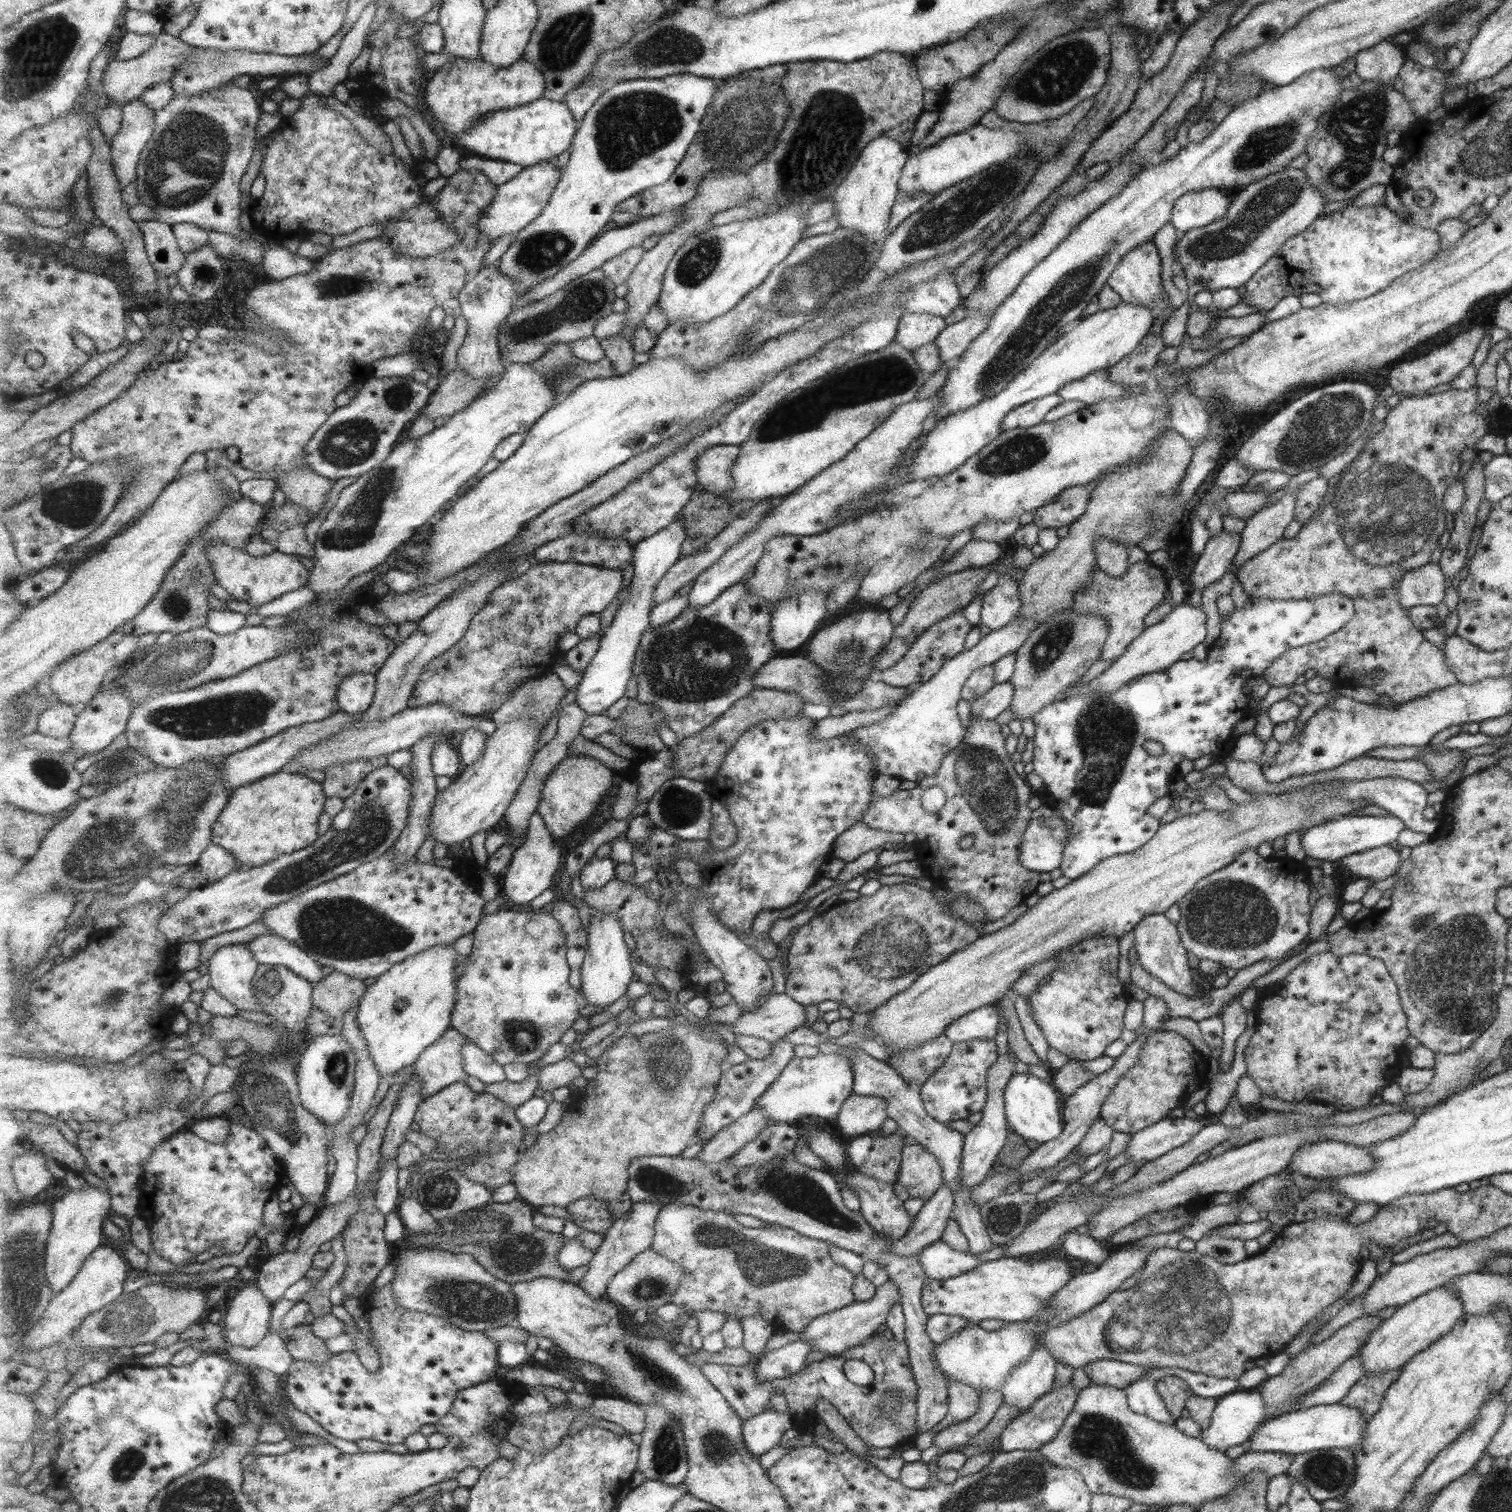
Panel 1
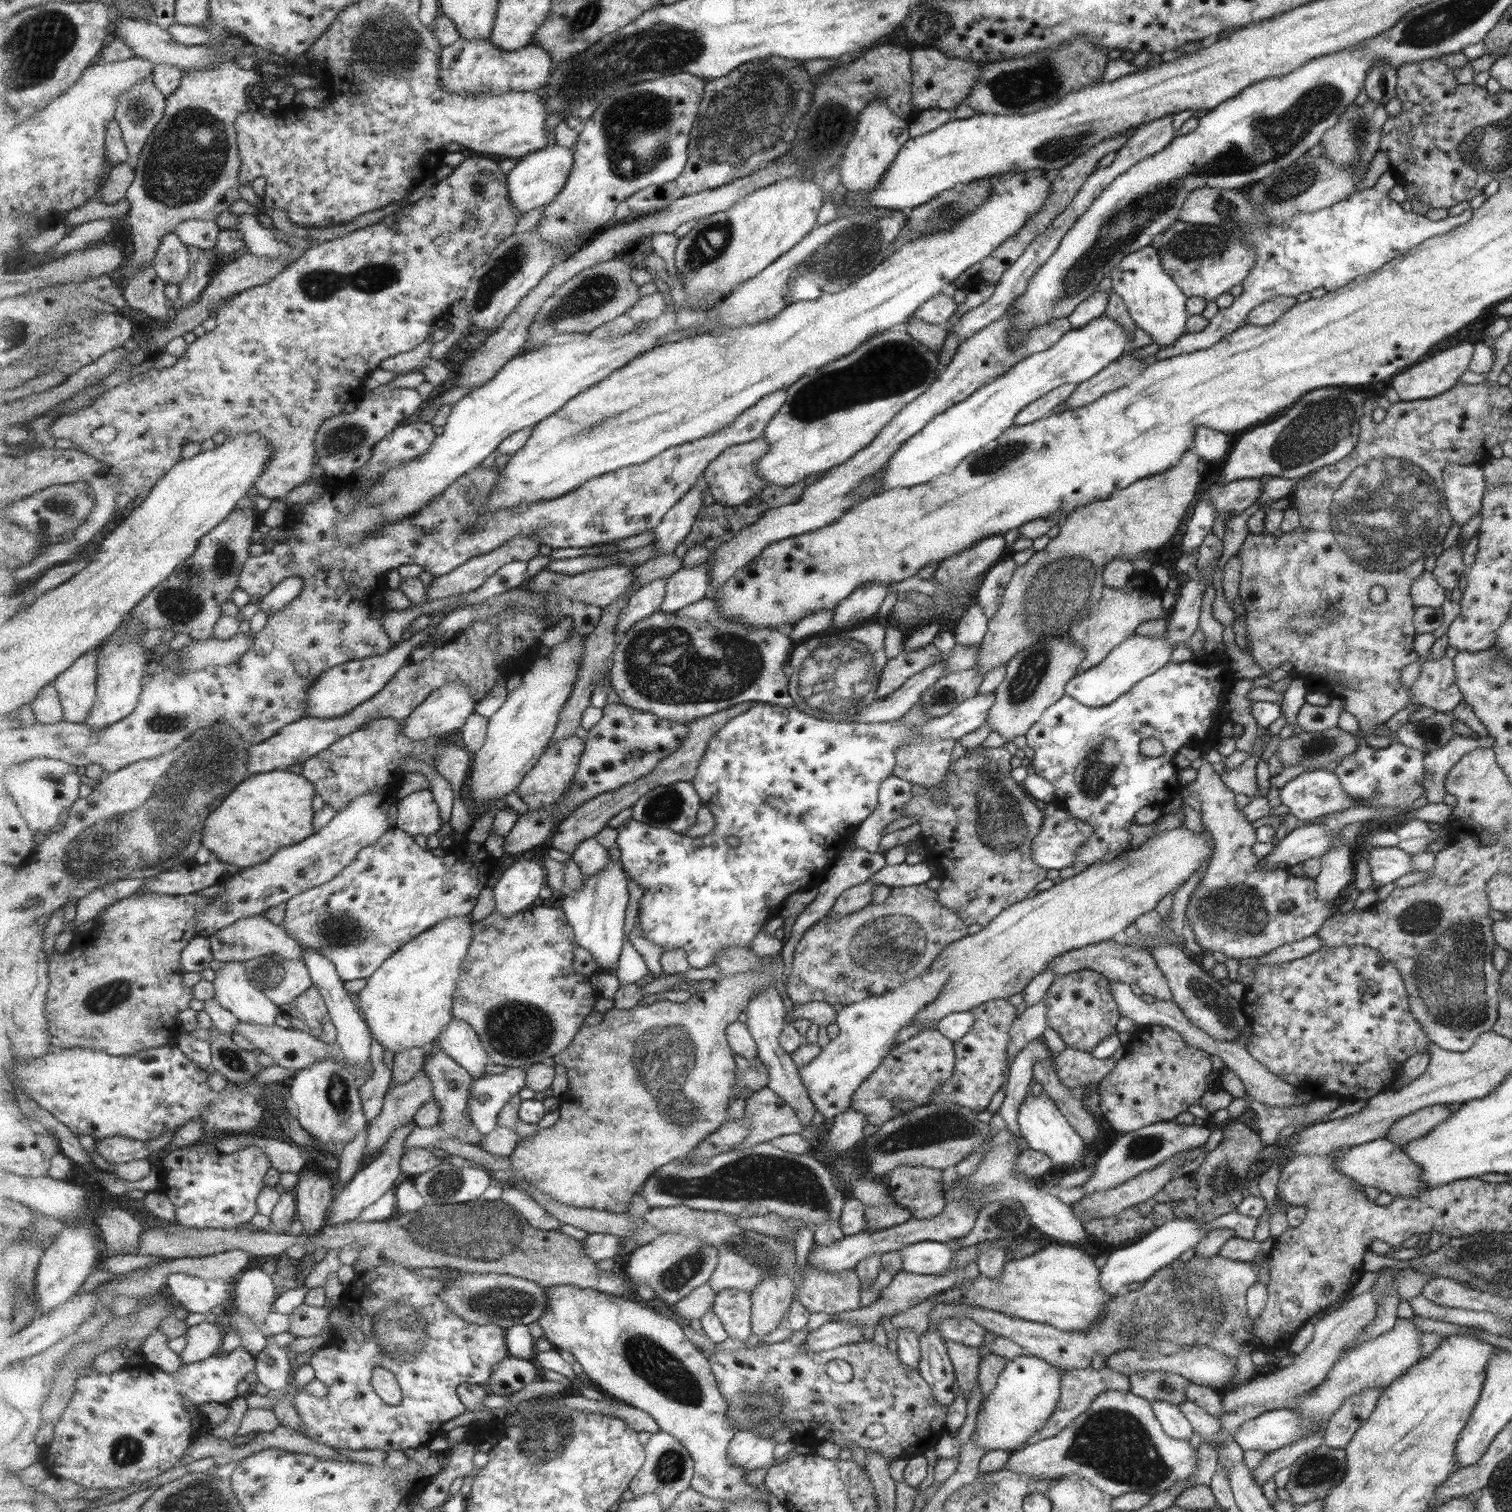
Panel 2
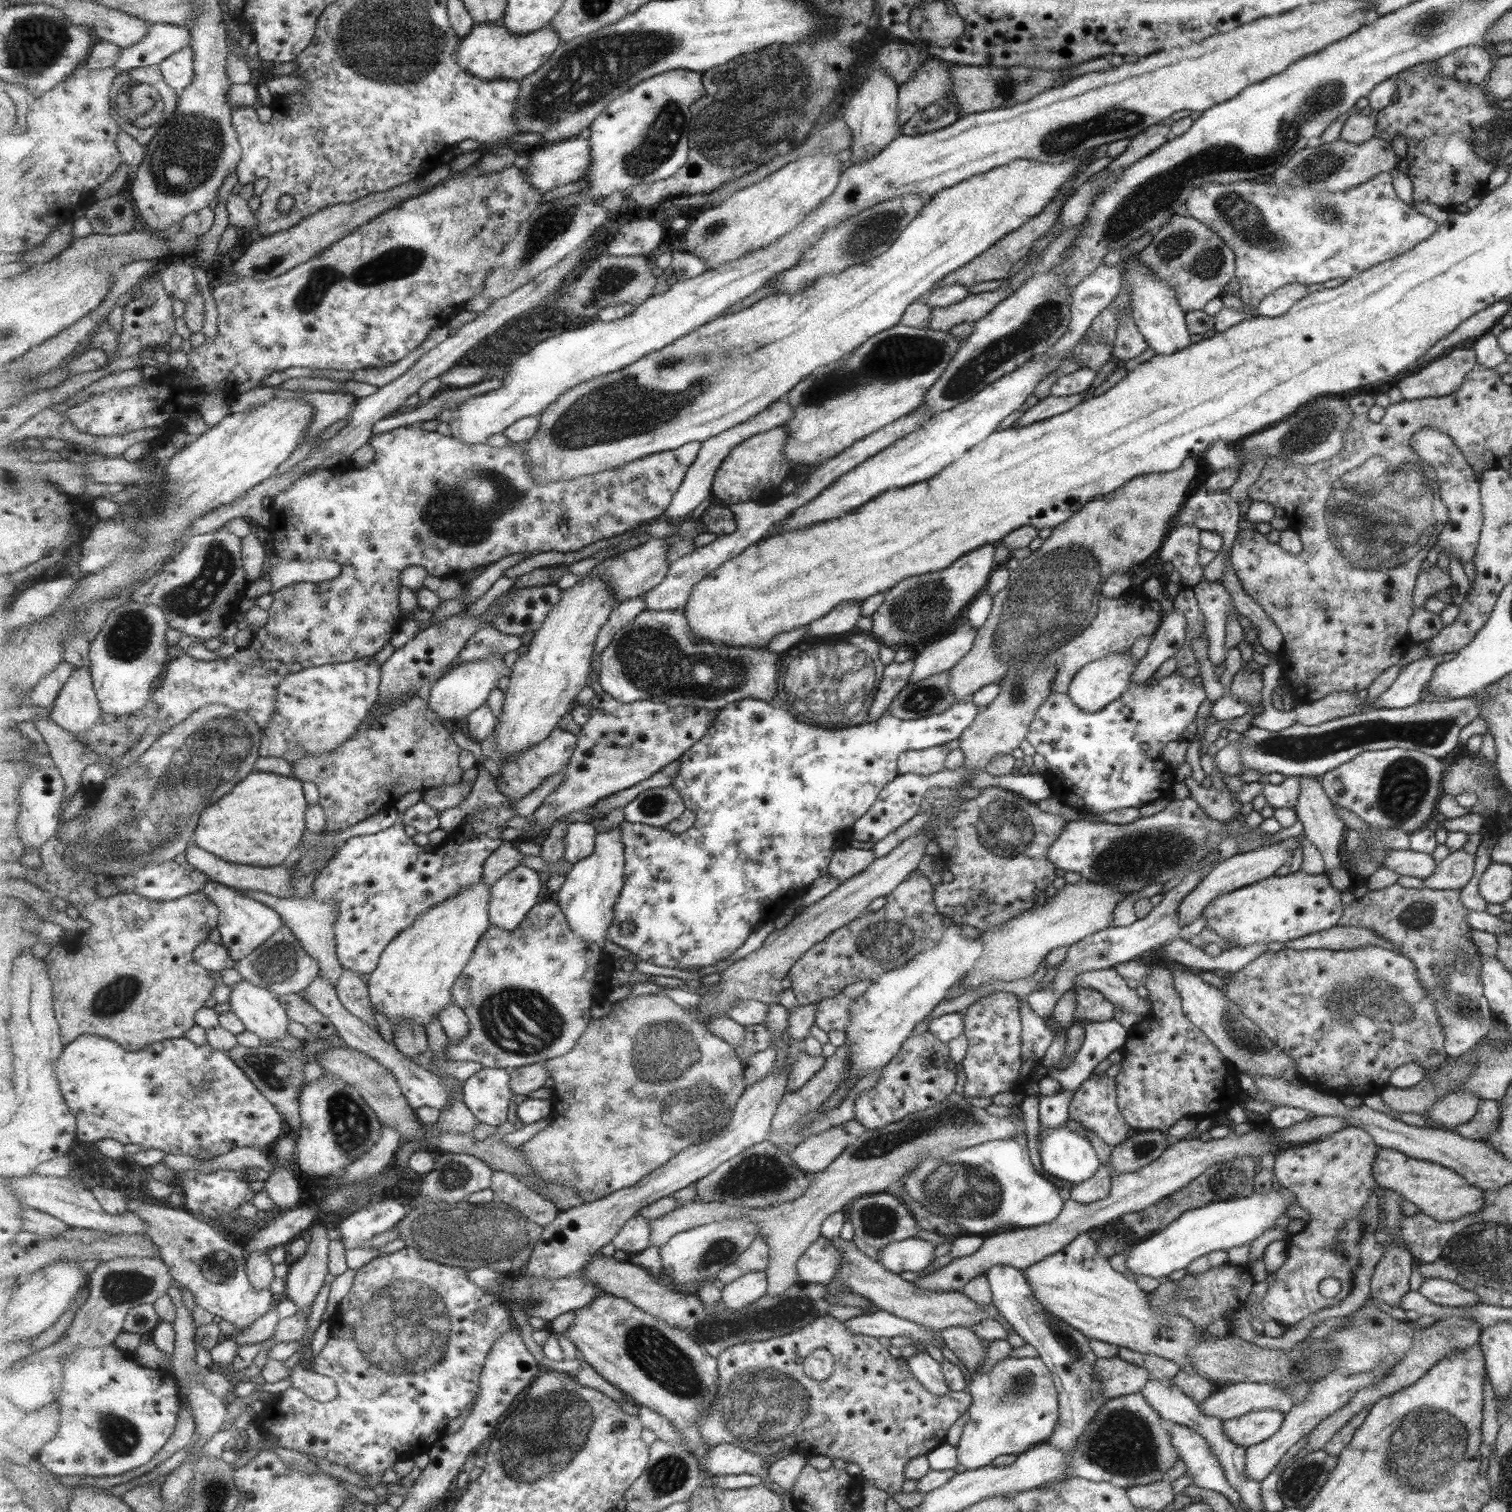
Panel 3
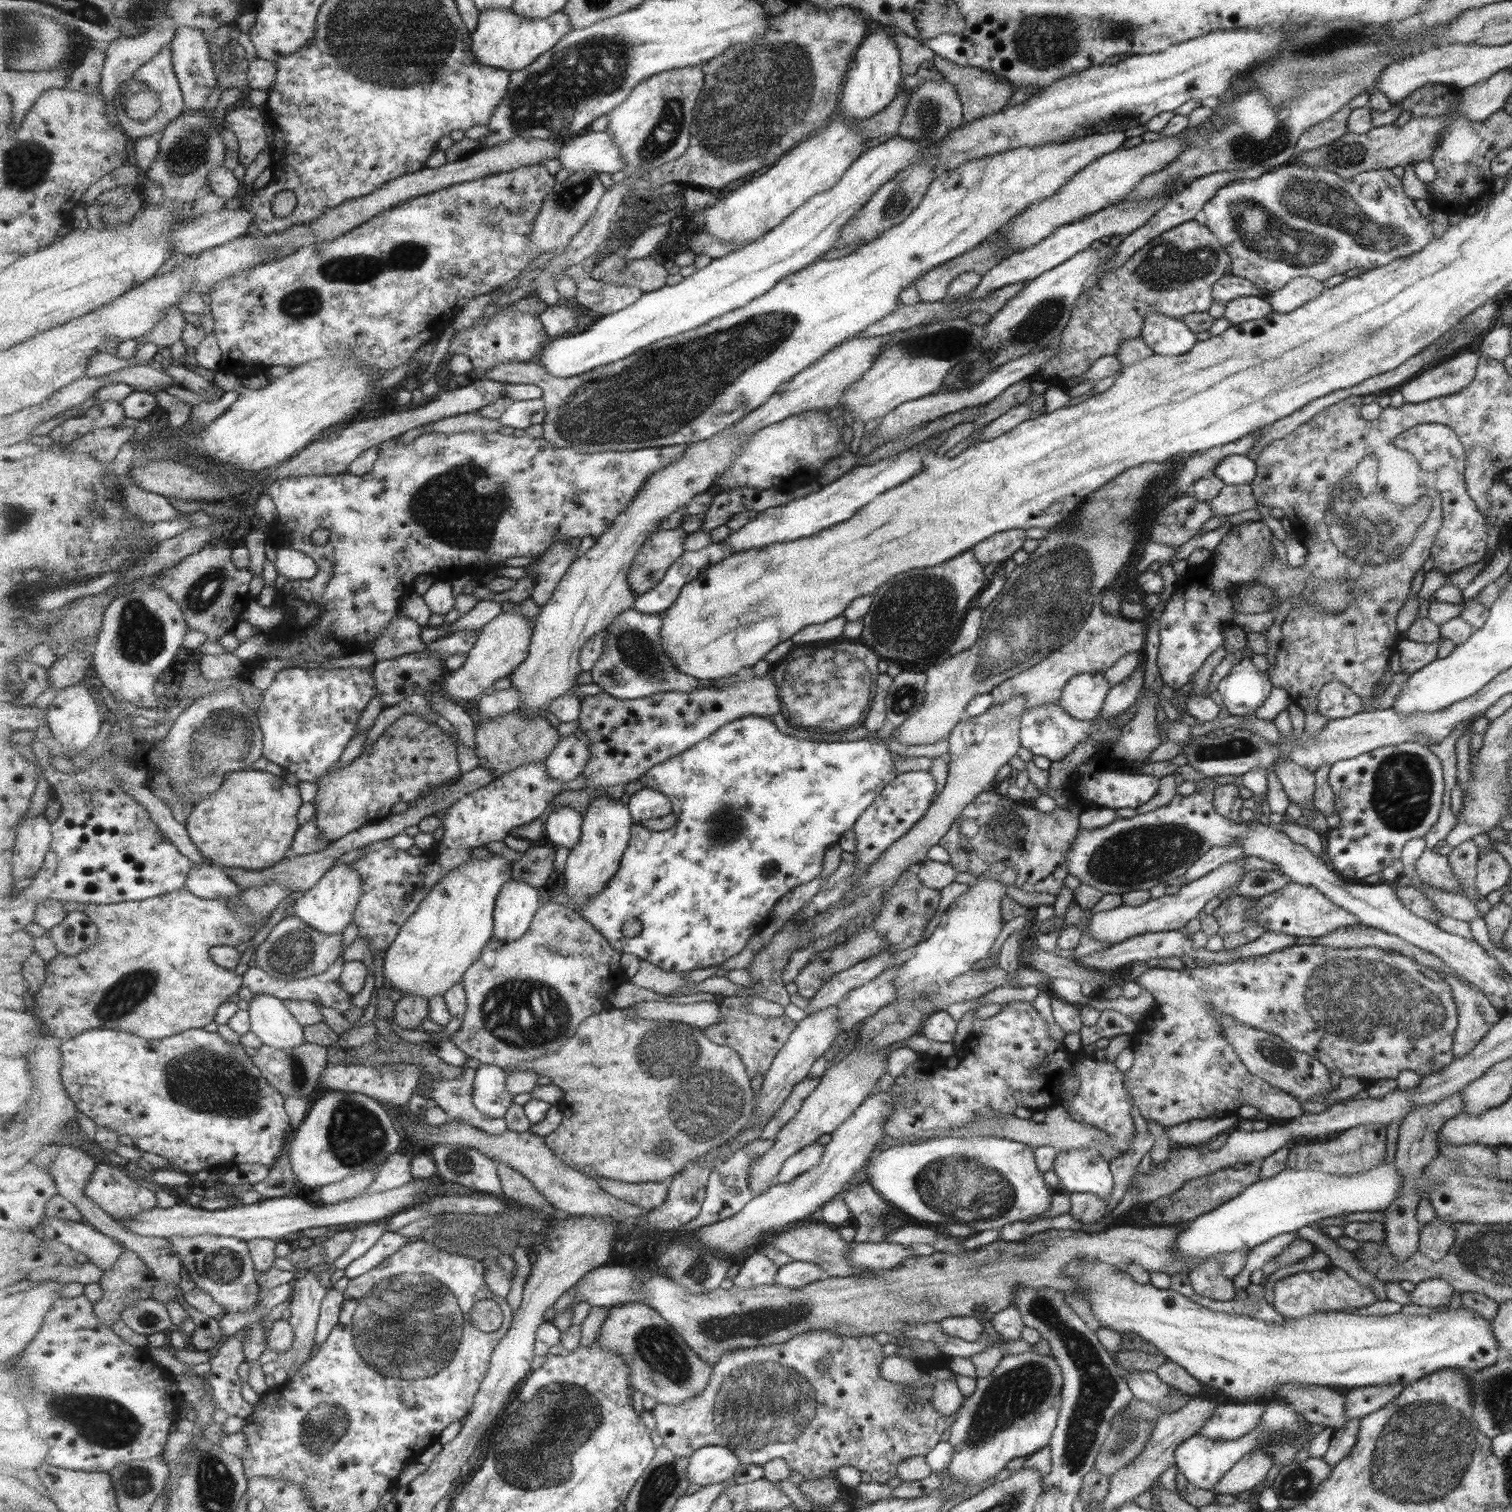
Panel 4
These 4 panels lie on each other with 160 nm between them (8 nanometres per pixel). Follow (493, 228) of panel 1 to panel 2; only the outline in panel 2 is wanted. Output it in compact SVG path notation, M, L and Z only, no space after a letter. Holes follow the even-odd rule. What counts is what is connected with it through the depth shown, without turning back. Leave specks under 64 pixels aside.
M553 145L539 152L527 154L518 161L517 167L509 174L509 196L517 214L527 214L535 208L551 204L567 185L569 174L575 166L574 149Z

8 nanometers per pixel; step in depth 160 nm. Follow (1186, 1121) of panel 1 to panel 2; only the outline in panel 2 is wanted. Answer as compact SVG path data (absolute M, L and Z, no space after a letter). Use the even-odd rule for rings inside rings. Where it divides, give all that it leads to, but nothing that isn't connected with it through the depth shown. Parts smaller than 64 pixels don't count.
M1157 1122L1134 1132L1124 1133L1094 1158L1097 1165L1095 1171L1080 1186L1084 1190L1083 1198L1093 1192L1107 1192L1111 1187L1133 1178L1138 1172L1152 1169L1165 1162L1174 1154L1205 1145L1210 1134L1211 1132L1204 1127L1197 1128L1193 1124L1184 1126L1175 1122Z

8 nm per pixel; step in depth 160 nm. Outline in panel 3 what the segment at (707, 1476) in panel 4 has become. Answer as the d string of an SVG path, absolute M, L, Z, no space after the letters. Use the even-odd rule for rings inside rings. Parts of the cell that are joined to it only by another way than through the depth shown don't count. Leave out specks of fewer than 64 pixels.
M721 1443L715 1445L704 1458L704 1462L699 1462L699 1464L701 1464L701 1470L713 1476L755 1474L760 1477L763 1487L781 1495L783 1489L769 1479L767 1462L769 1460L765 1455L760 1455L752 1449L731 1443Z

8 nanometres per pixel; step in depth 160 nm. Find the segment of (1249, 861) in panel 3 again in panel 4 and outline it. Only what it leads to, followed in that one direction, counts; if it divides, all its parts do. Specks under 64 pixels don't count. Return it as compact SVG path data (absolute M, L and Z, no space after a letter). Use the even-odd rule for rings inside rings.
M1237 857L1235 860L1227 862L1227 864L1221 864L1215 870L1205 874L1205 876L1179 886L1179 890L1175 894L1163 895L1155 900L1149 899L1145 901L1145 904L1139 906L1125 906L1122 904L1109 911L1093 913L1084 930L1094 939L1109 942L1109 944L1123 942L1129 937L1146 932L1184 930L1185 924L1200 914L1207 900L1215 898L1217 894L1221 894L1223 890L1227 890L1227 888L1243 878L1244 872L1241 869L1243 869L1243 857Z

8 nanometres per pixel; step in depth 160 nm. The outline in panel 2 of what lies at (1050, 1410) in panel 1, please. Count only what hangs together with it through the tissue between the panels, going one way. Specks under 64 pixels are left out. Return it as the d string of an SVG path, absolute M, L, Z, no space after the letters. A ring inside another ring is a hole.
M1087 1366L1085 1368L1075 1368L1070 1371L1065 1371L1060 1375L1060 1397L1057 1399L1052 1413L1049 1414L1042 1427L1035 1429L1034 1433L1030 1434L1022 1442L1021 1446L1035 1444L1037 1441L1050 1439L1052 1436L1055 1436L1055 1434L1063 1430L1065 1425L1068 1425L1075 1417L1079 1416L1085 1409L1091 1406L1096 1394L1109 1389L1128 1391L1128 1377L1124 1376L1124 1374L1113 1372L1106 1366L1098 1370L1091 1369L1091 1367Z

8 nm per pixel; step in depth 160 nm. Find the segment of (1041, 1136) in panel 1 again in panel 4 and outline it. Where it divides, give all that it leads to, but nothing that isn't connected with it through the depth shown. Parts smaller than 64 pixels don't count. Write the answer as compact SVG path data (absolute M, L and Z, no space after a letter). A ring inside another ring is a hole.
M1096 1149L1058 1152L1051 1168L1062 1192L1089 1192L1105 1202L1109 1200L1113 1186L1111 1165Z

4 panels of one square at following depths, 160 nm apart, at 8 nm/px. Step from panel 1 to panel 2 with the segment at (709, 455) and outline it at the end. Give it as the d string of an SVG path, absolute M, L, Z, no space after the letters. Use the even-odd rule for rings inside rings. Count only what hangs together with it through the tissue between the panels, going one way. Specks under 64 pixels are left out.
M761 437L753 442L733 445L724 450L704 472L704 477L710 486L709 490L715 502L727 506L739 506L756 497L769 485L762 476L758 476L756 462L769 450L766 438Z

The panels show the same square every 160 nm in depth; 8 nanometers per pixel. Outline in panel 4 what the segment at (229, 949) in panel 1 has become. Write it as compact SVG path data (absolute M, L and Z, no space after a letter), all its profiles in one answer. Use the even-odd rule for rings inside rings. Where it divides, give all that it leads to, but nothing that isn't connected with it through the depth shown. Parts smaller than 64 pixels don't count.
M257 993L248 1006L251 1031L263 1045L286 1052L305 1044L303 1025L293 1016L280 998Z

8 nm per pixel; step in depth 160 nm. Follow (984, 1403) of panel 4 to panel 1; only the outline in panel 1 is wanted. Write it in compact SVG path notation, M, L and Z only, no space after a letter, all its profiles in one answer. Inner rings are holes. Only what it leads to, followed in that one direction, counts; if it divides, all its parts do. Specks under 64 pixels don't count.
M1037 1347L1030 1358L1016 1366L1000 1386L1002 1402L1019 1412L1028 1409L1053 1384L1055 1363L1045 1348Z

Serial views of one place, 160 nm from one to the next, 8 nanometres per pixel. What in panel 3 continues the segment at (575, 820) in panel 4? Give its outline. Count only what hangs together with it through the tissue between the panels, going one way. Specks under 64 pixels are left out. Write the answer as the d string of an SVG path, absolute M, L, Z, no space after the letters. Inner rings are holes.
M572 822L566 838L566 855L564 859L572 865L592 856L596 852L597 830L596 824Z

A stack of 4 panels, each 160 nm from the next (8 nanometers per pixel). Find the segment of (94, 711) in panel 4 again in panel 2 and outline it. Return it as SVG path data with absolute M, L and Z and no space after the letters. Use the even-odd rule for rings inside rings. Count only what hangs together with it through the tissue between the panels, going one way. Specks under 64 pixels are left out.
M99 649L91 650L53 682L65 709L63 721L84 723L89 718L91 709L97 702L100 676L97 663Z

